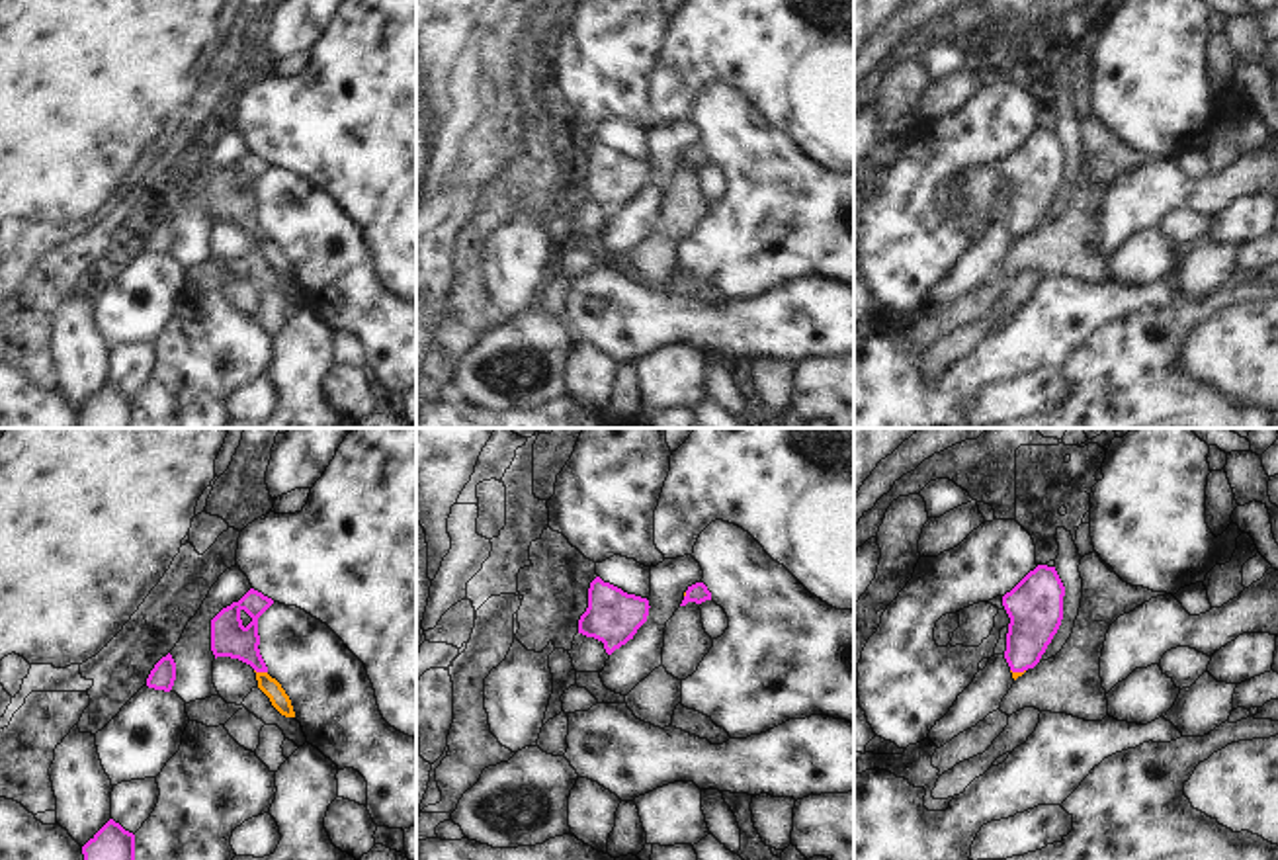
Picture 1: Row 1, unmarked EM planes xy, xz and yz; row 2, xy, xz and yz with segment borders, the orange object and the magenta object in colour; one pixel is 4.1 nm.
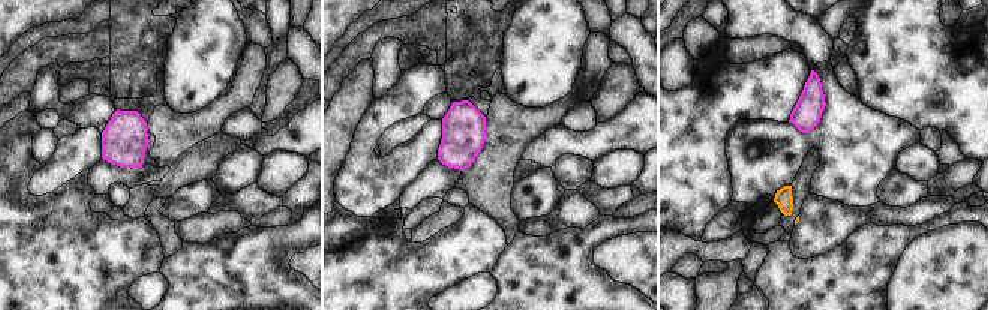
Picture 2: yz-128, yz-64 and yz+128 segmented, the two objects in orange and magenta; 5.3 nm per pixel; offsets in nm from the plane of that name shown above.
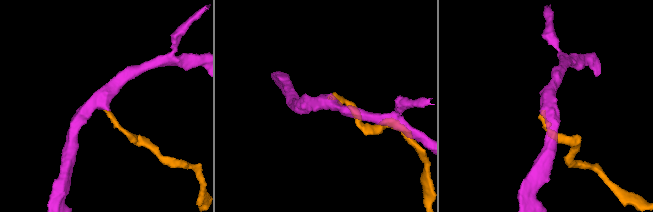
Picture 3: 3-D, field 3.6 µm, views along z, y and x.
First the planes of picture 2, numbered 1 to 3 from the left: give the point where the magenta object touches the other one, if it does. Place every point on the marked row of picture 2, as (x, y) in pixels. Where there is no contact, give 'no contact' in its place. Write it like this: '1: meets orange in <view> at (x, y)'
1: no contact
2: no contact
3: no contact

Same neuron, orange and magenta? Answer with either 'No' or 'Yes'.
Yes.

